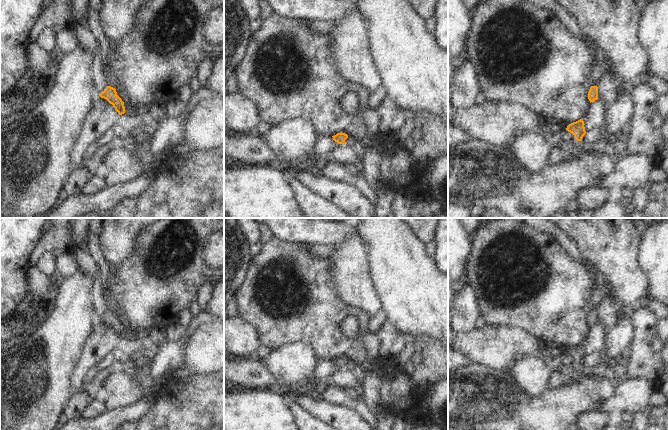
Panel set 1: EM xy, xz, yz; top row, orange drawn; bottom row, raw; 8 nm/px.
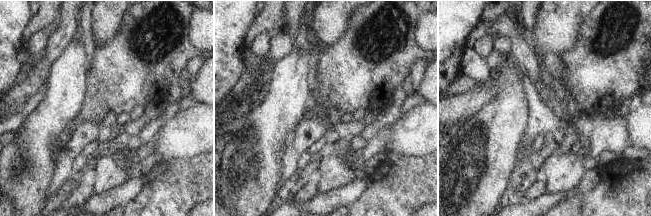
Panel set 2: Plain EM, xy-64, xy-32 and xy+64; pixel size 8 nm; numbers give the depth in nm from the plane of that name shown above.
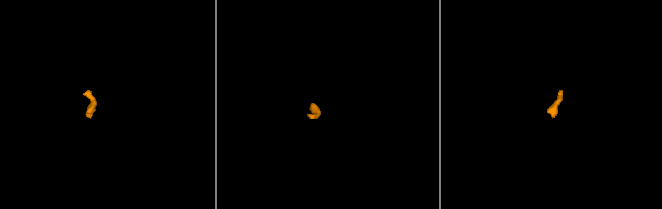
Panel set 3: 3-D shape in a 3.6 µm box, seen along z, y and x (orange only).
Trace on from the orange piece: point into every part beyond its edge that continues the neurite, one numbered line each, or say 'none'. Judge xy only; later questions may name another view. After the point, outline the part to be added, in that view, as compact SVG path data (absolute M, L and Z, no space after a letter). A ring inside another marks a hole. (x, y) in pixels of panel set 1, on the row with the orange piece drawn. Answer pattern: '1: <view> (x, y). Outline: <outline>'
1: xy (99, 81). Outline: M97 45L97 50L93 55L93 65L92 65L92 72L93 72L93 83L95 85L95 90L97 94L100 94L104 91L104 89L108 86L105 75L103 73L103 62L101 57L100 48Z

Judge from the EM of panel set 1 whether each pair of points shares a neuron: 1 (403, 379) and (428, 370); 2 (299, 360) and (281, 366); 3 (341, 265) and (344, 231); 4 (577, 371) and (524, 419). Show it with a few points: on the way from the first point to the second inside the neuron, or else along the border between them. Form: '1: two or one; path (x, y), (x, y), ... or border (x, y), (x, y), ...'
1: two; border (409, 376), (413, 386)
2: one; path (295, 362), (285, 362)
3: two; border (356, 234), (334, 245)
4: two; border (583, 374), (578, 378), (566, 379)

